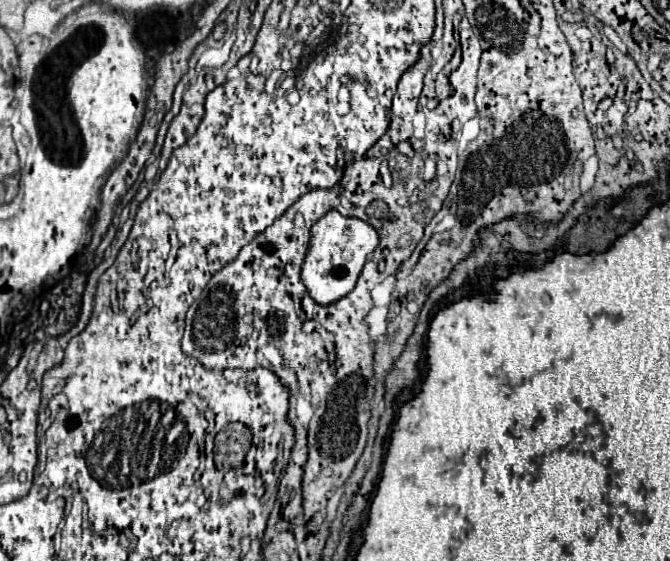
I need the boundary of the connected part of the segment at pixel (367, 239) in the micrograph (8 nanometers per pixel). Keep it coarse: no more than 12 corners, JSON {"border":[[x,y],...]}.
{"border":[[323,215],[301,281],[321,307],[355,289],[379,233],[367,221]]}

